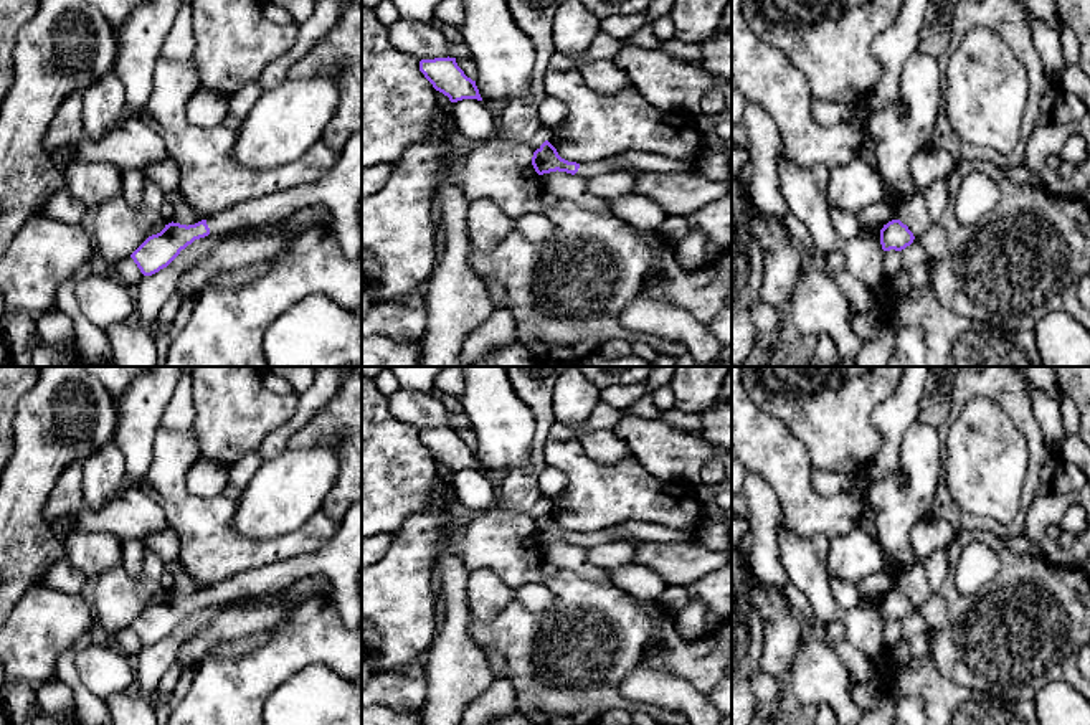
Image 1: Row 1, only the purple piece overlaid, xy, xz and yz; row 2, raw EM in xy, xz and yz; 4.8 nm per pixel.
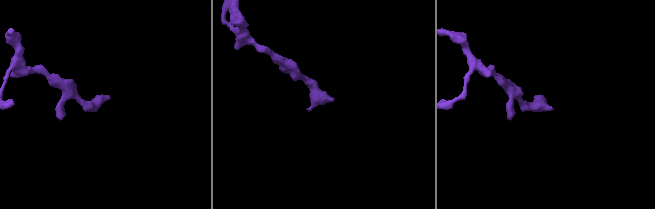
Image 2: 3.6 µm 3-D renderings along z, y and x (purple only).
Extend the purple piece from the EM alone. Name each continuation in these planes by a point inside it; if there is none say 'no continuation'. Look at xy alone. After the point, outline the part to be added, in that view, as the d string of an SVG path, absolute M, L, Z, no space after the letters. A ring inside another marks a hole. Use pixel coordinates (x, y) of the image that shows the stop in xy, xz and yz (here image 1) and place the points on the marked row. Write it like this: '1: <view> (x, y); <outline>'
1: xy (341, 190); M362 130L348 137L335 167L320 180L292 190L241 200L230 210L208 218L210 235L239 226L271 225L315 203L332 213L330 230L347 259L362 256Z

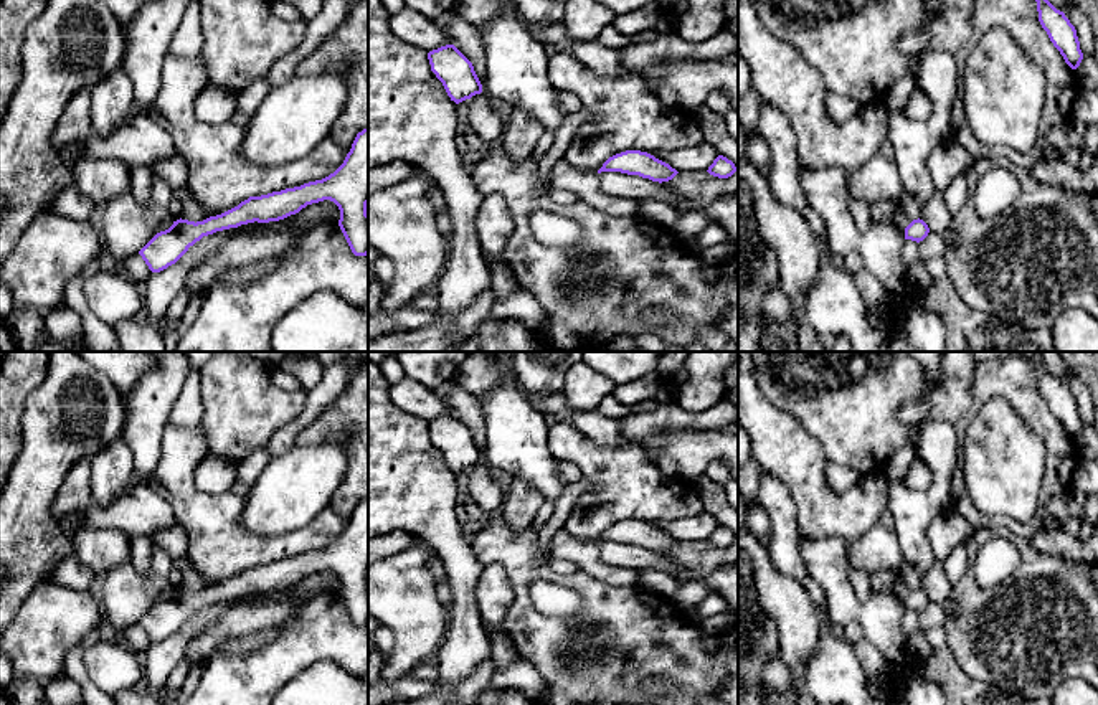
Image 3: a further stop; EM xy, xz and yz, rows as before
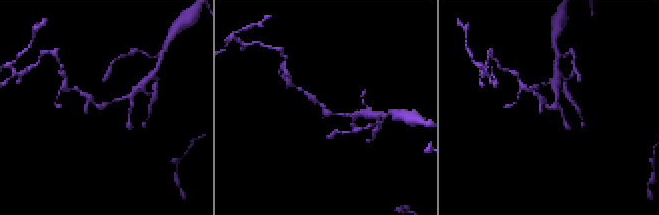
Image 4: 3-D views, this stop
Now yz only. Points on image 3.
no continuation

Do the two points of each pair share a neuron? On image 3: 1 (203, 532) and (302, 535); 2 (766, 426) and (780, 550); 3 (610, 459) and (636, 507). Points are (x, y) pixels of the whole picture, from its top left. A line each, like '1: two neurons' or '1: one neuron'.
1: one neuron
2: two neurons
3: one neuron

